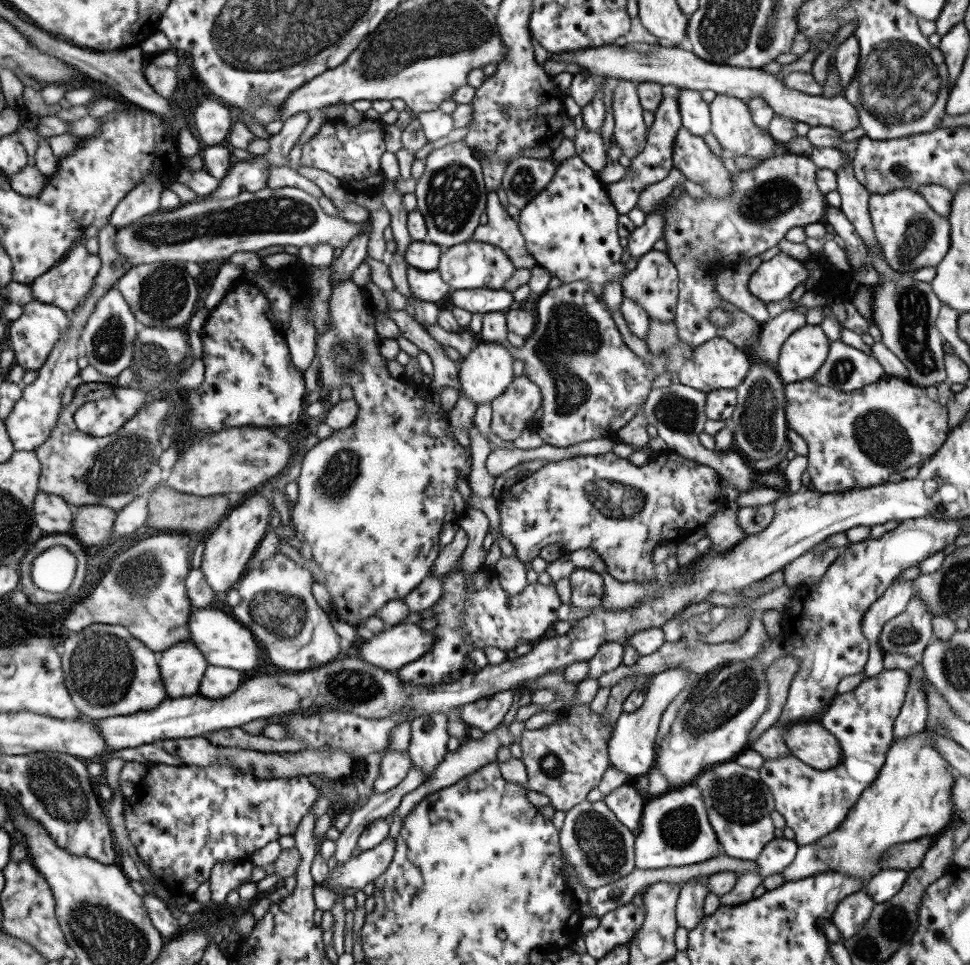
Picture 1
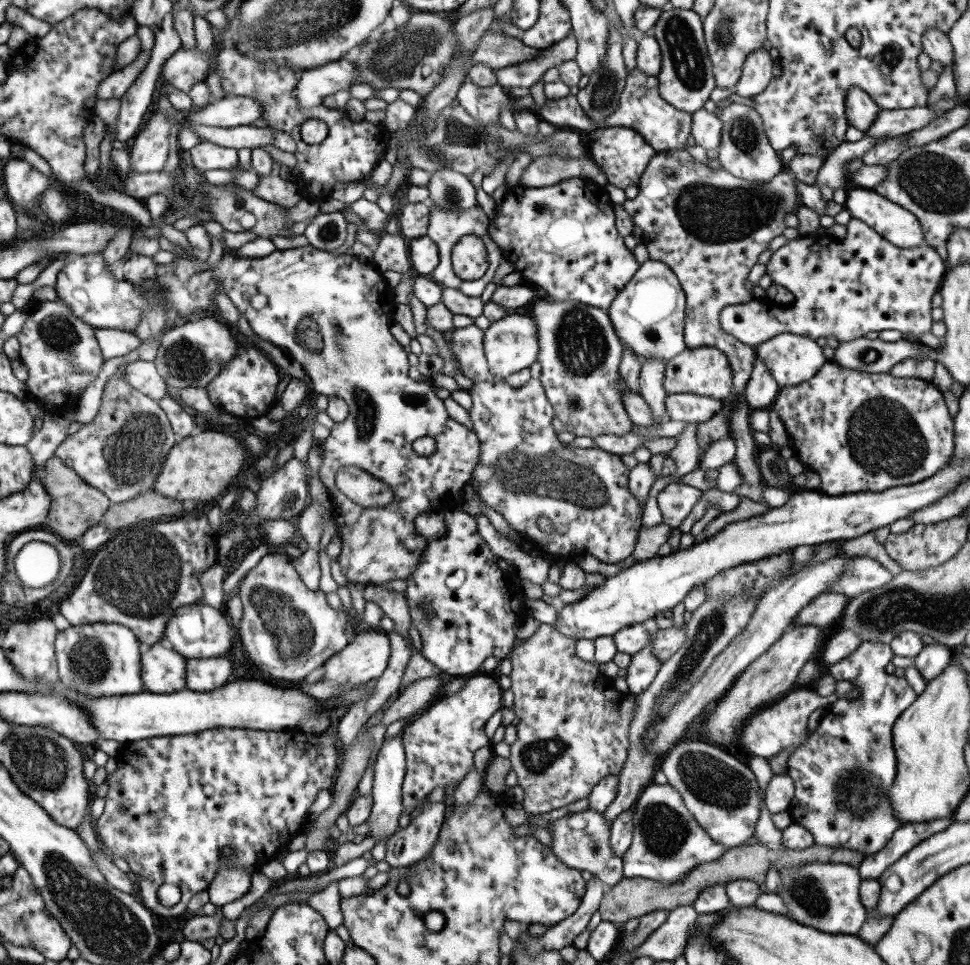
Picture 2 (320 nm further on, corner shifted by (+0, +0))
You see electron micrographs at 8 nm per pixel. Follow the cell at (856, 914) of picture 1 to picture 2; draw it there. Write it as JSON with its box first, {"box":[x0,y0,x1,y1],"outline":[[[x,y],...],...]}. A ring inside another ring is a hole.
{"box":[776,862,867,935],"outline":[[[830,862],[801,863],[794,867],[781,869],[778,877],[781,888],[777,889],[776,895],[795,922],[827,934],[856,935],[860,926],[866,921],[867,909],[860,903],[858,895],[858,886],[862,880],[855,867]]]}

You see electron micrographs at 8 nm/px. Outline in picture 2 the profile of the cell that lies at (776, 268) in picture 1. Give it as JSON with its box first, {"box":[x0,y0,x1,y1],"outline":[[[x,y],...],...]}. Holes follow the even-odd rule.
{"box":[718,218,946,347],"outline":[[[851,218],[846,224],[844,238],[836,239],[830,235],[800,235],[791,239],[787,237],[783,246],[772,252],[766,262],[766,272],[773,283],[780,284],[793,296],[789,306],[781,307],[771,302],[767,296],[752,297],[747,304],[729,305],[718,312],[719,326],[723,332],[734,339],[755,347],[778,334],[791,333],[806,336],[811,340],[833,336],[837,341],[849,342],[864,337],[867,332],[896,330],[911,334],[917,340],[920,334],[930,332],[933,322],[930,317],[930,298],[938,290],[946,272],[943,261],[929,245],[915,248],[899,248],[879,236],[864,222]]]}

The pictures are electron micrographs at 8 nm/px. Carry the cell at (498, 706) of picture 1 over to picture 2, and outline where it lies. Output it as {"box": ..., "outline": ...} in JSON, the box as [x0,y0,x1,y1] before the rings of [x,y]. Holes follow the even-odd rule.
{"box":[400,674,502,809],"outline":[[[486,674],[466,676],[458,692],[438,697],[424,713],[406,724],[400,733],[405,759],[401,786],[403,809],[420,805],[434,788],[457,787],[473,766],[474,752],[491,744],[483,733],[483,725],[493,712],[502,708],[502,691]]]}

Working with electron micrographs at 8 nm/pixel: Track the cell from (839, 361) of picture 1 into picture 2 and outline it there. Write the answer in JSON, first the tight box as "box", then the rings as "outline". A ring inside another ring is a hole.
{"box":[831,337,924,374],"outline":[[[861,337],[849,342],[839,341],[831,362],[851,370],[881,374],[906,358],[924,358],[915,340],[901,338],[885,342],[877,337],[873,340]]]}

